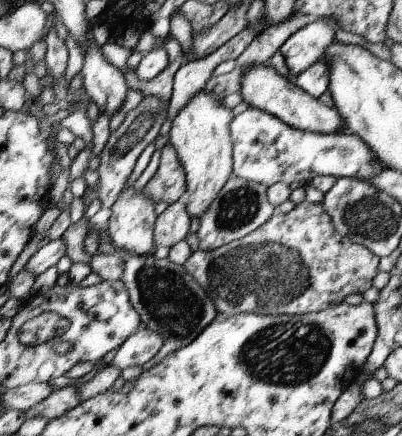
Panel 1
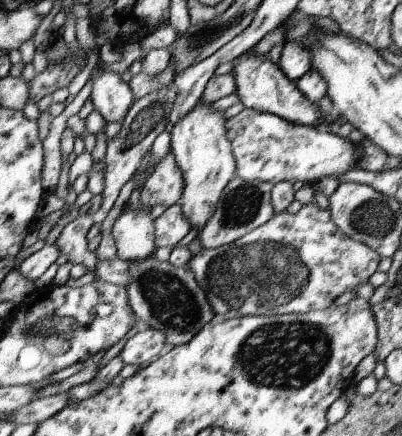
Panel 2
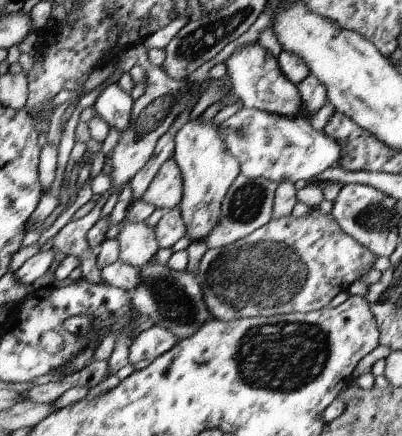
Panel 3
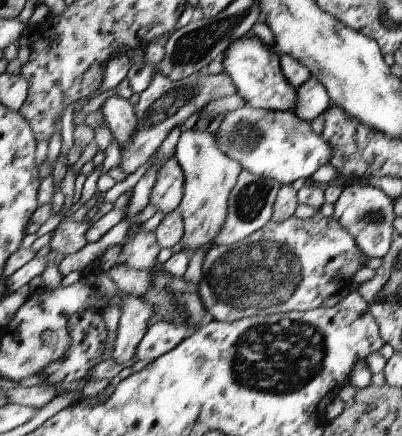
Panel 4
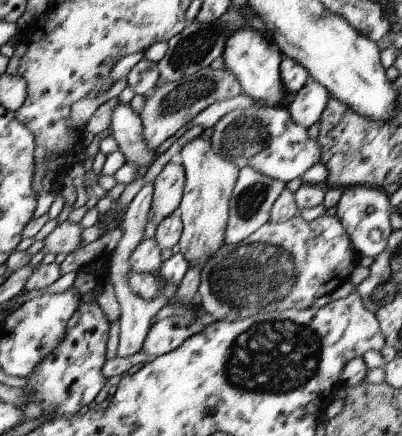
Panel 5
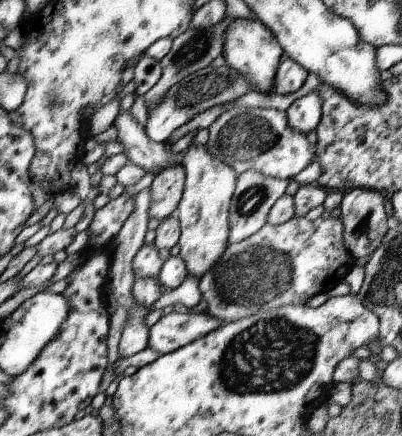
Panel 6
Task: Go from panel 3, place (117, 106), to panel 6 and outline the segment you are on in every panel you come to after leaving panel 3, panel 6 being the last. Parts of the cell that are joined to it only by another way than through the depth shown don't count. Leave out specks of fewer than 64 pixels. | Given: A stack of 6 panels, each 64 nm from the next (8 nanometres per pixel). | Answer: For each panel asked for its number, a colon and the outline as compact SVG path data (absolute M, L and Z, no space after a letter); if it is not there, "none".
4: M111 94L99 108L101 116L103 116L103 122L107 124L107 128L111 130L113 134L113 140L117 140L119 148L123 148L135 128L137 128L137 118L135 118L135 106L129 104L129 100L121 98L119 94Z
5: M119 102L113 112L111 112L111 122L109 130L113 140L117 142L117 150L125 156L127 164L139 166L149 166L153 162L153 154L145 144L143 144L143 132L141 132L141 116L135 114L129 104Z
6: M119 112L113 126L117 130L117 142L123 146L123 154L129 164L143 168L145 172L153 172L155 176L173 164L181 164L181 154L175 156L167 146L151 142L145 128L139 126L129 112Z

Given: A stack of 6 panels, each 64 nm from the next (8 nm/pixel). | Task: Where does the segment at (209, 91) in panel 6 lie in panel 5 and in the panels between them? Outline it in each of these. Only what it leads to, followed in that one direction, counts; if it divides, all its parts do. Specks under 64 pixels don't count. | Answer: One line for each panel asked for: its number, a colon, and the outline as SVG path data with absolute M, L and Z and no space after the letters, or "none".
5: M201 68L199 72L191 76L183 76L177 82L165 82L155 84L145 96L143 96L143 108L139 112L141 116L141 132L143 132L143 144L153 152L161 142L171 138L183 124L191 122L201 110L205 110L209 104L225 98L233 98L241 94L241 86L235 80L235 76L229 70L211 70Z

